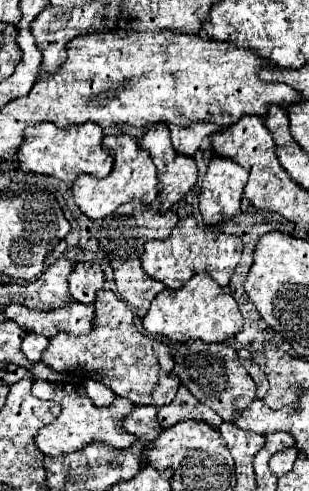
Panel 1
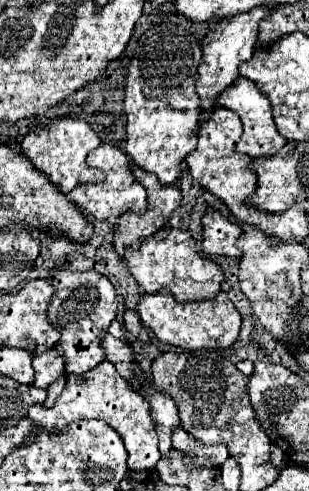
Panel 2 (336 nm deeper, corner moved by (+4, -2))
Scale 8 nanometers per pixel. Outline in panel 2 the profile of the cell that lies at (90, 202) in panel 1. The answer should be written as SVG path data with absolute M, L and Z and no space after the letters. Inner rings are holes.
M100 144L96 150L92 150L86 158L86 162L94 168L100 168L106 172L106 178L94 186L76 186L68 198L74 202L82 212L94 216L96 220L116 220L120 214L132 210L136 214L146 212L146 190L138 184L134 174L128 168L128 156L120 152L112 144Z

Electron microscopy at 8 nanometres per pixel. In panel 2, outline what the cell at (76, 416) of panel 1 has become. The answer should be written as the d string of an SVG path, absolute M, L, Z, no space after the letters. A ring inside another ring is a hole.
M108 360L100 362L94 370L86 374L66 374L66 386L58 396L54 408L44 410L38 404L30 408L28 416L30 420L48 430L64 430L68 424L82 418L100 418L108 426L112 426L124 440L130 470L152 470L160 460L154 420L150 416L150 404L142 398L142 394L134 392L128 382L124 382L124 378L116 372L114 364Z

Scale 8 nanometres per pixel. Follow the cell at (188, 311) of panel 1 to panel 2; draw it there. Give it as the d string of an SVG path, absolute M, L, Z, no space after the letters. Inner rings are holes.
M220 292L212 300L202 302L176 302L170 294L144 294L138 302L138 314L142 318L142 324L148 326L160 342L178 346L182 350L228 348L236 342L240 332L238 310L224 292Z

